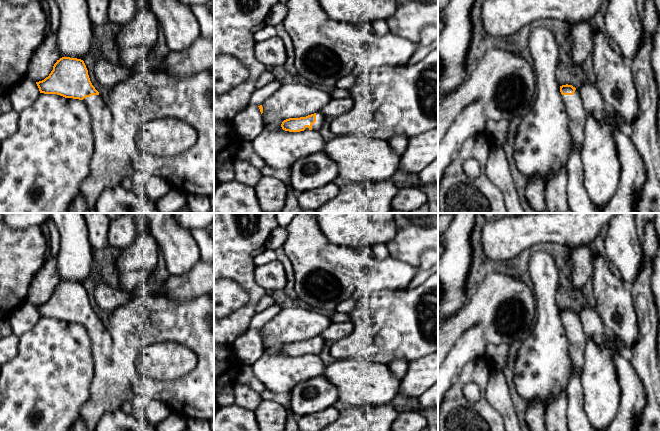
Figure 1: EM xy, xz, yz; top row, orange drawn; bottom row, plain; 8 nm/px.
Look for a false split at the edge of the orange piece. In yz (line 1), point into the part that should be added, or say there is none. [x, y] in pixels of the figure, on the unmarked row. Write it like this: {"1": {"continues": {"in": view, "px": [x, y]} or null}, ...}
{"1": {"continues": {"in": "yz", "px": [577, 419]}}}

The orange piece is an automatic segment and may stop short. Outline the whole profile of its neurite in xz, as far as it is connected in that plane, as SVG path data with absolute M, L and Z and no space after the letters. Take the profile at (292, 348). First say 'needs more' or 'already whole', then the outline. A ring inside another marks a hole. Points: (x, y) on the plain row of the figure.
needs more; M320 336L300 342L289 342L282 346L281 351L285 355L300 356L304 354L319 355L327 342Z

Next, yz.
needs more; M572 309L560 310L560 316L569 341L569 354L574 373L567 384L566 418L569 431L596 431L584 411L584 392L581 381L583 353L587 336L584 333L579 314Z

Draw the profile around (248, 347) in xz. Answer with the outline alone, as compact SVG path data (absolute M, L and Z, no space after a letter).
M251 327L234 341L232 348L237 359L242 364L249 366L264 354L260 333L257 329Z

